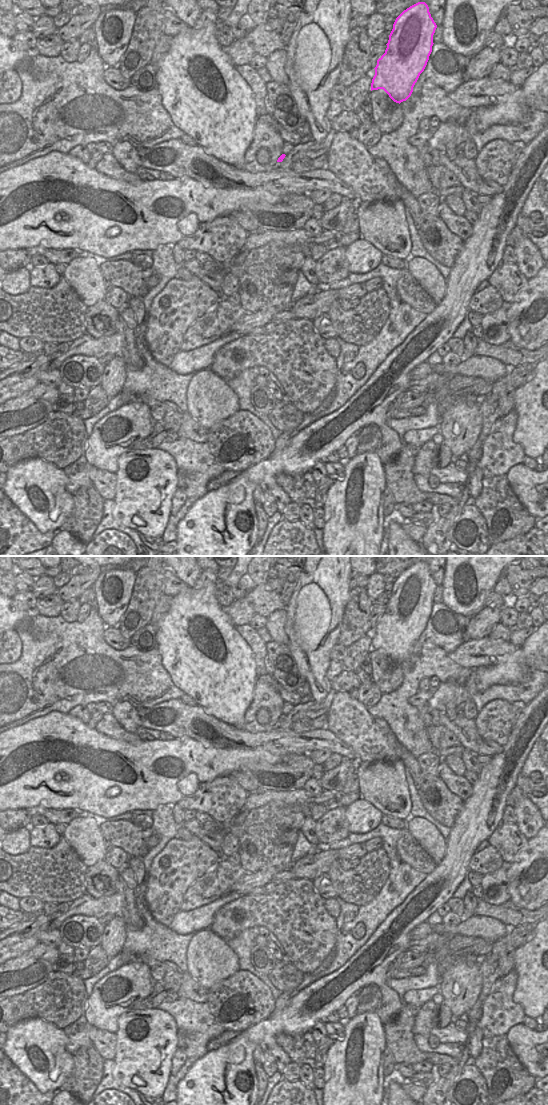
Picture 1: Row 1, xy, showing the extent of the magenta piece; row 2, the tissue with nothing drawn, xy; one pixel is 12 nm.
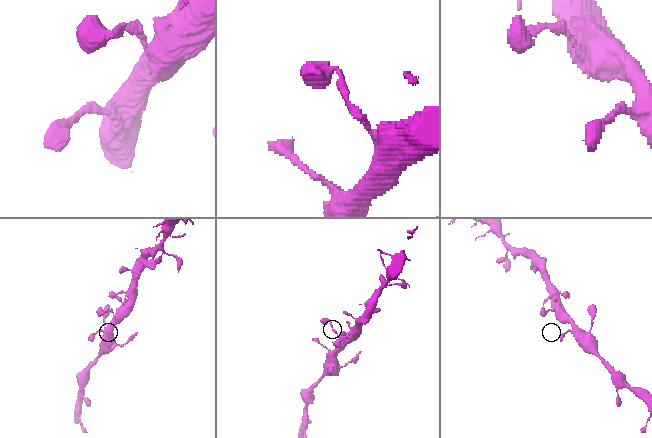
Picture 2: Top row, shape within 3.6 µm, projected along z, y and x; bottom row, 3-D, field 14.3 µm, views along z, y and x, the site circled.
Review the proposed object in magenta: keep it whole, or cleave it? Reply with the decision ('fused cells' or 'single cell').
single cell

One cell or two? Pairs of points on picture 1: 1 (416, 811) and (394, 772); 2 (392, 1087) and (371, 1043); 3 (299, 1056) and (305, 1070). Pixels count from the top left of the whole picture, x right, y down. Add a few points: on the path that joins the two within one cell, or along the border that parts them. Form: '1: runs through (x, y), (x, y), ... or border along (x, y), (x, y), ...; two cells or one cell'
1: border along (405, 779), (408, 785), (411, 816); two cells
2: border along (387, 1082), (385, 1094); two cells
3: border along (301, 1064), (307, 1064), (313, 1068); two cells

